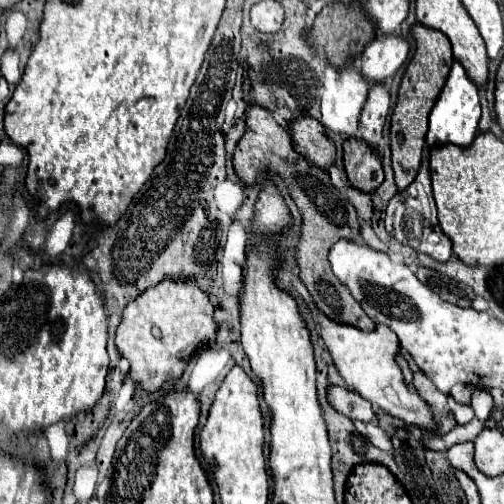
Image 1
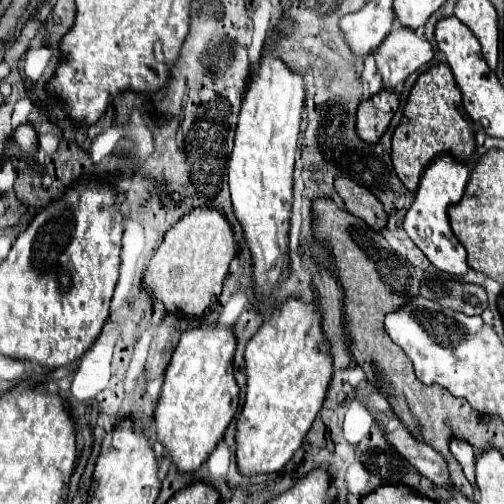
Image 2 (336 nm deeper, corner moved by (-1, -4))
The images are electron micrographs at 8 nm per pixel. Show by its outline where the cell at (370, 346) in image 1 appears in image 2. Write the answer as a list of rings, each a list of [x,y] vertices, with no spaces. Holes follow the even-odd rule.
[[[452,436],[452,438],[450,438],[450,452],[452,452],[452,456],[460,462],[460,466],[462,466],[462,470],[464,470],[466,478],[468,478],[468,480],[472,482],[472,486],[474,486],[474,448],[472,448],[472,444],[466,442],[466,440],[462,440],[462,438]]]

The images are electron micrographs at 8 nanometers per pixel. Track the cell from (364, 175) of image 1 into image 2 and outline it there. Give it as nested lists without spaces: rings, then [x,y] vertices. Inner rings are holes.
[[[376,94],[358,106],[356,134],[366,144],[378,144],[398,110],[398,94]]]

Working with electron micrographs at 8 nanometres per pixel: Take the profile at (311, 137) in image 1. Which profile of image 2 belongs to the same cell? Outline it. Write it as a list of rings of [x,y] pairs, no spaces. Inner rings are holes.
[[[336,176],[334,192],[342,198],[342,202],[350,214],[360,216],[372,228],[380,228],[386,224],[386,212],[382,210],[380,200],[372,192],[368,192],[364,186],[352,182],[346,176]]]

